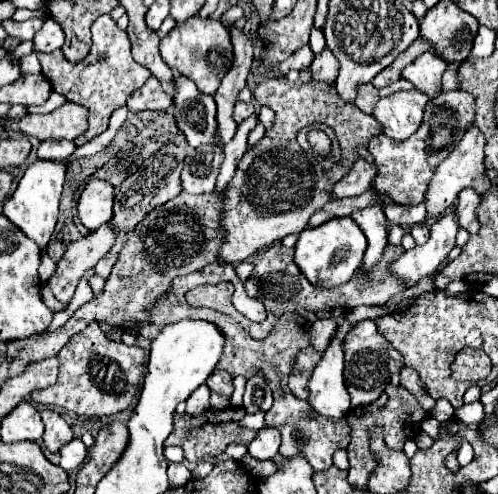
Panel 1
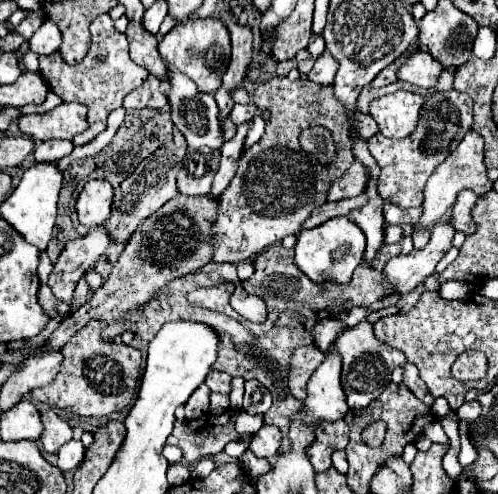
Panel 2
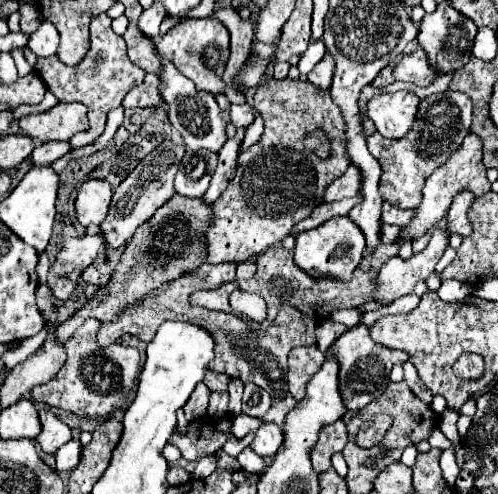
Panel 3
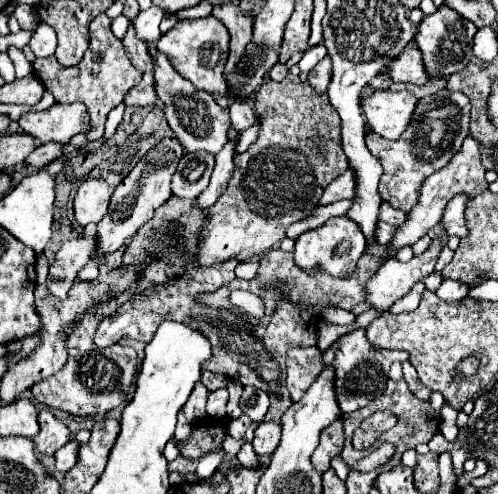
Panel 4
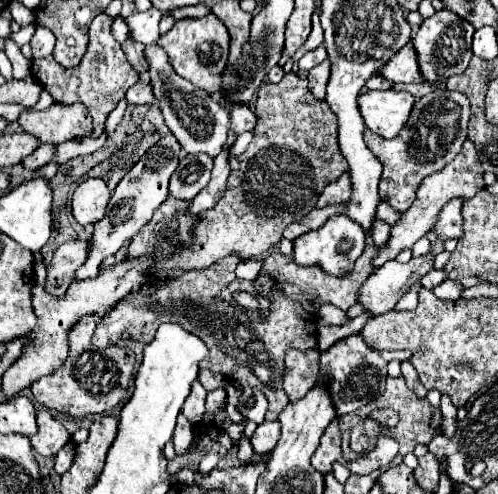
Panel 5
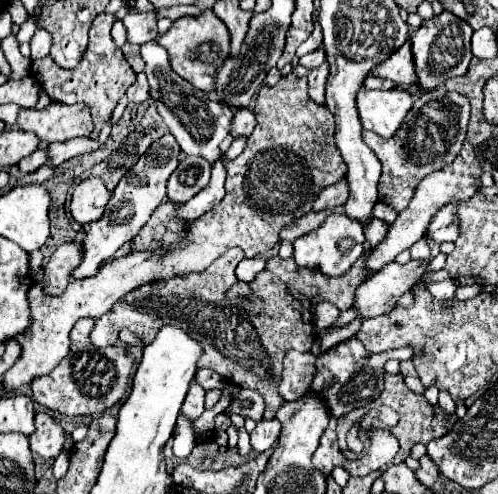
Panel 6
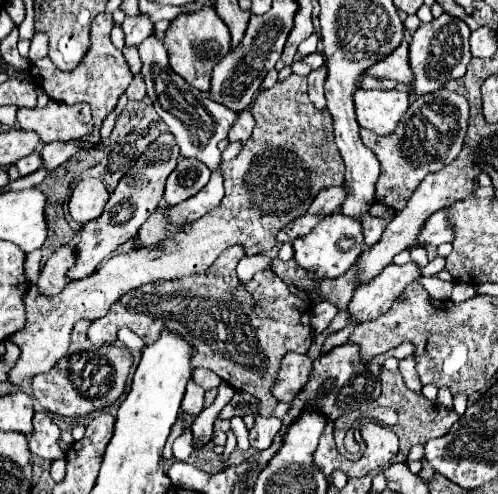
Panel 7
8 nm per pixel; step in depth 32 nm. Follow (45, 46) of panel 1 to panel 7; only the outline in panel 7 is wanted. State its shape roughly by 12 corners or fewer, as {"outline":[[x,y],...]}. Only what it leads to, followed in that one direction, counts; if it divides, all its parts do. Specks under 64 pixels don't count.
{"outline":[[36,32],[30,42],[32,62],[48,56],[48,36]]}

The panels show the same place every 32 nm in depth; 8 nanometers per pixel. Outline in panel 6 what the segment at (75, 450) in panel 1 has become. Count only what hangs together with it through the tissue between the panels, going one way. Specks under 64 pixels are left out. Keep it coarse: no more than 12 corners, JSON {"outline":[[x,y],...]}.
{"outline":[[62,450],[54,460],[52,472],[62,478],[70,464],[70,450]]}

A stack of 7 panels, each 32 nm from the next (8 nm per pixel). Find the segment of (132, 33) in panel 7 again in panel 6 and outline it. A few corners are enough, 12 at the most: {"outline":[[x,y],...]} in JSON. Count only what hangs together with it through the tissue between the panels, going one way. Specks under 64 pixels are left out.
{"outline":[[132,12],[124,20],[128,42],[158,38],[158,14]]}

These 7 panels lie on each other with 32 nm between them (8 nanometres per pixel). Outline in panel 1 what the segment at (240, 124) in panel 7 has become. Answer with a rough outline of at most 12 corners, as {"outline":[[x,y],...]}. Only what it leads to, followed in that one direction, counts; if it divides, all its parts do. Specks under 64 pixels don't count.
{"outline":[[238,102],[234,120],[242,122],[254,114],[252,104]]}

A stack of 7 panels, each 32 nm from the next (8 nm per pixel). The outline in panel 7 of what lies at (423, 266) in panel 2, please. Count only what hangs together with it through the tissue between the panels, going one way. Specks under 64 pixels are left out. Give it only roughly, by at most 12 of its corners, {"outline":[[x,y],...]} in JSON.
{"outline":[[416,262],[388,264],[356,288],[352,322],[386,314],[420,276]]}

